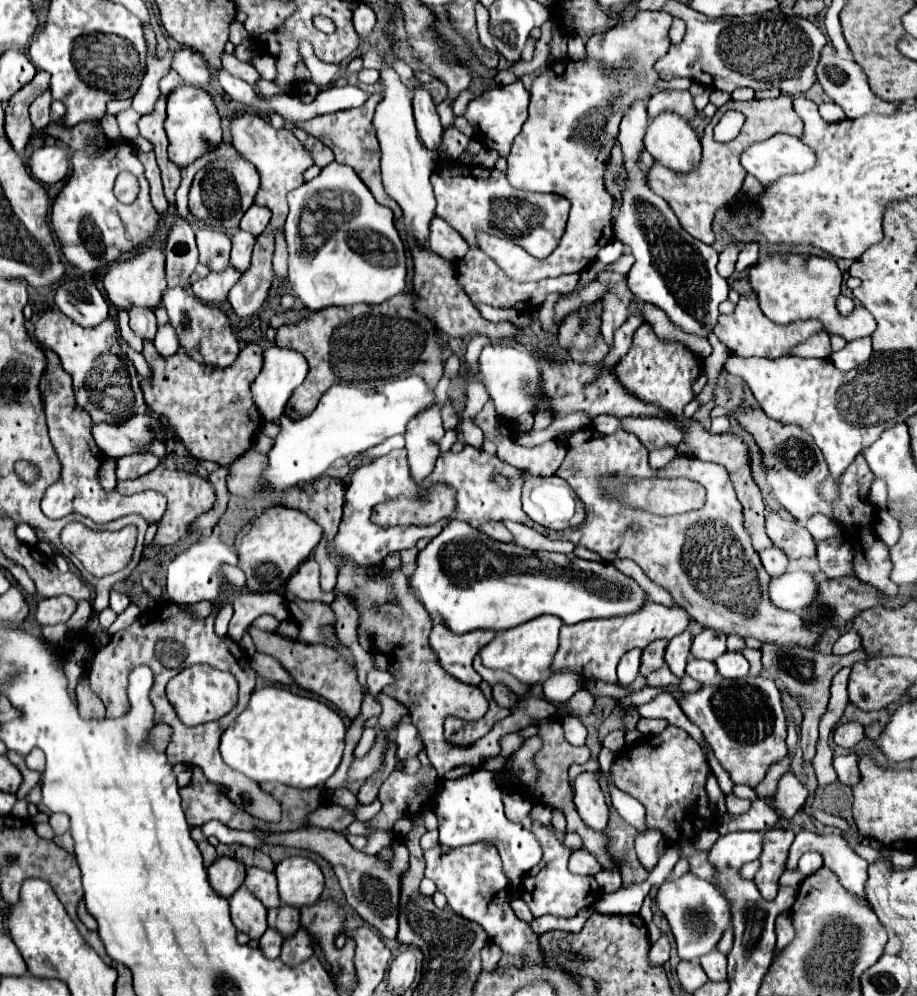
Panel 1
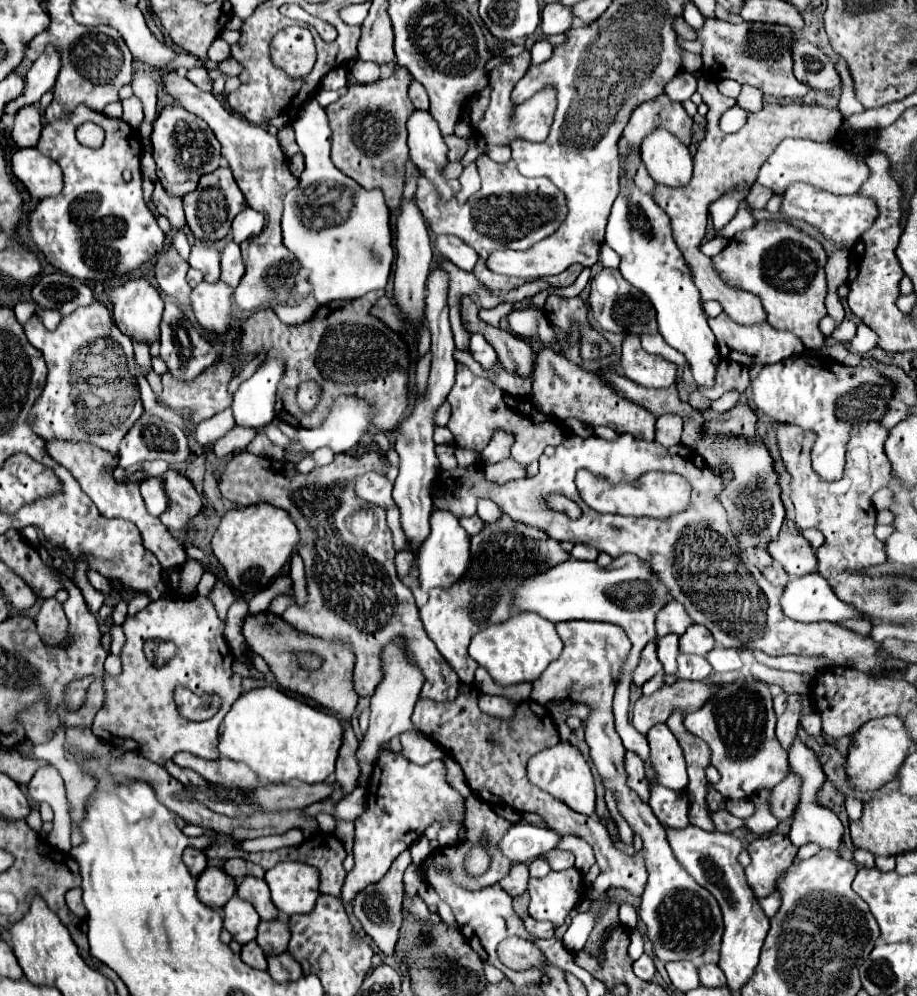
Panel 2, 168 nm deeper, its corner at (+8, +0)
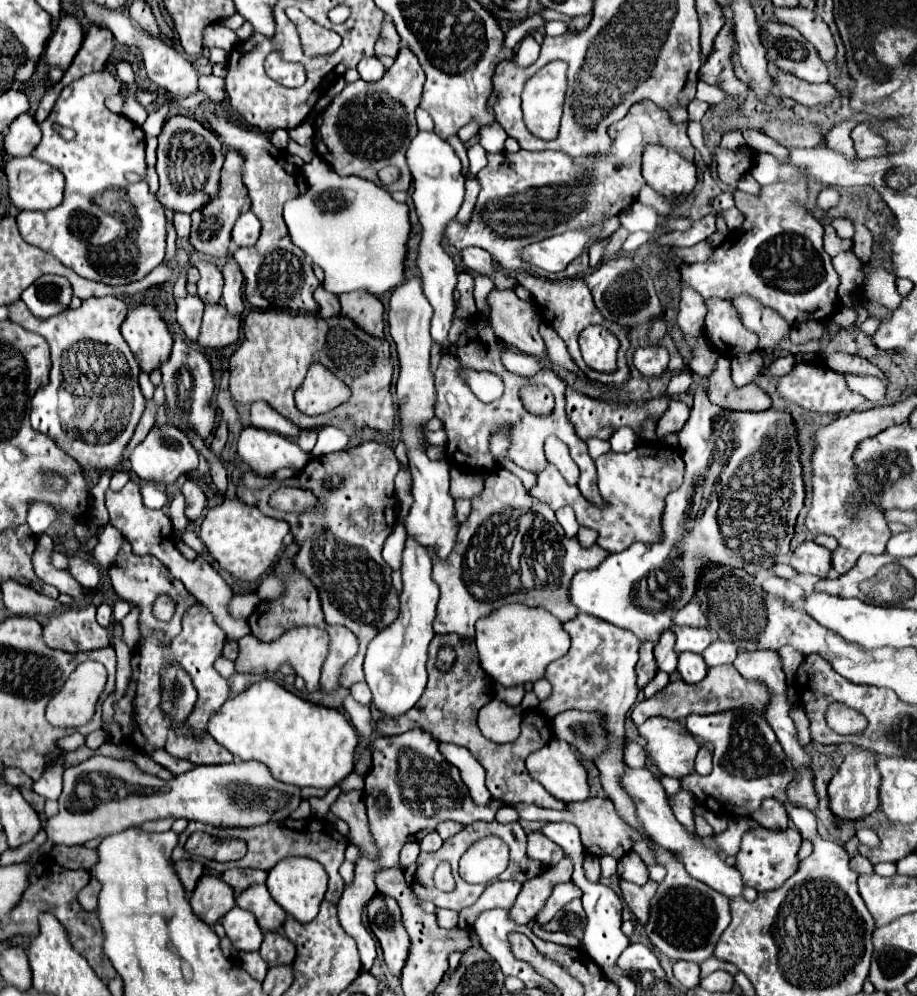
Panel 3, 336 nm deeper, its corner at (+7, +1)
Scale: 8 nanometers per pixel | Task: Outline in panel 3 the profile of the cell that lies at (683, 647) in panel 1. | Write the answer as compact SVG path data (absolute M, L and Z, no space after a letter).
M666 630L658 644L654 646L654 658L658 662L658 668L672 674L676 672L676 666L678 666L678 654L674 652L674 632L672 630Z

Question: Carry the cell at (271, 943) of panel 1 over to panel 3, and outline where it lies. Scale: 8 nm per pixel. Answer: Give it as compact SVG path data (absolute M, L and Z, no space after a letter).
M244 952L242 954L242 968L256 980L264 980L268 972L268 964L264 964L260 952Z

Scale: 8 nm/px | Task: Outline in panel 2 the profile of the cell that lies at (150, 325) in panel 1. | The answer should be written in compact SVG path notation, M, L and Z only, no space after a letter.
M135 343L135 361L141 371L141 375L147 375L151 371L151 355L149 355L149 345L147 343Z

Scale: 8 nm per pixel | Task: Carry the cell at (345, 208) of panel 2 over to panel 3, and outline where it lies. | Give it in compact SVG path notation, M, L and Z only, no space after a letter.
M314 156L308 164L304 164L304 176L308 182L308 190L304 196L296 200L288 200L284 204L284 222L288 226L292 242L312 258L316 266L324 270L324 290L332 294L344 294L354 290L368 290L376 296L396 288L404 280L404 256L406 256L406 240L410 234L408 222L408 206L396 202L384 188L364 180L360 176L340 176L334 172L330 164Z

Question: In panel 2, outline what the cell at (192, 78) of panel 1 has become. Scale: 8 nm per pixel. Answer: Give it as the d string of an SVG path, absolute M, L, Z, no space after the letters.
M195 67L195 69L189 69L189 81L193 81L199 89L203 89L203 91L211 91L211 79L209 79L209 75L207 75L207 71L205 69L201 69L201 67Z

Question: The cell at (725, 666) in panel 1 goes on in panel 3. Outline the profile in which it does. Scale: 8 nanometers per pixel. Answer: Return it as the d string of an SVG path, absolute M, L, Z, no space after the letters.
M714 640L704 652L702 658L706 660L708 666L718 666L718 664L732 664L738 656L738 650L734 644L724 644L722 640Z

